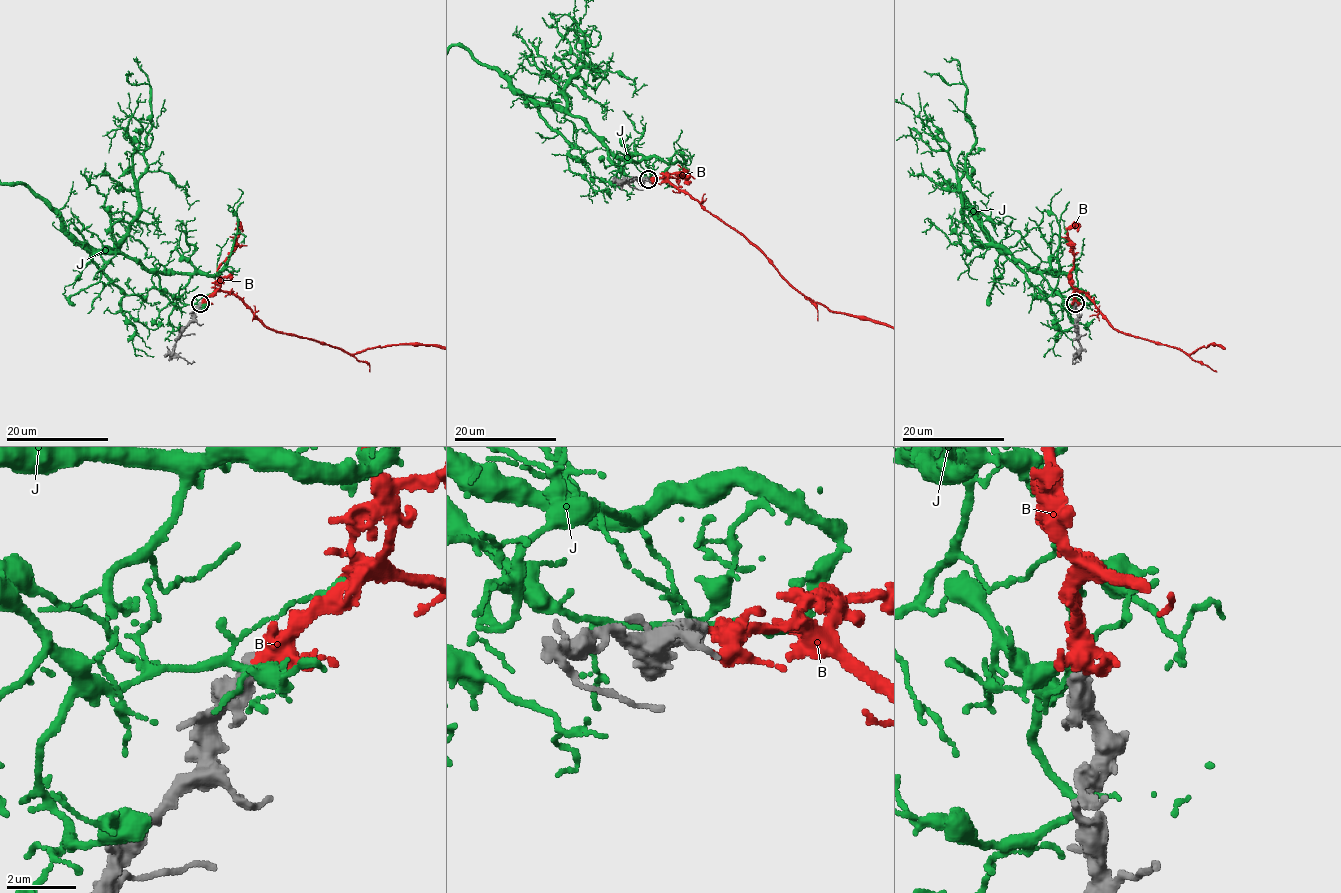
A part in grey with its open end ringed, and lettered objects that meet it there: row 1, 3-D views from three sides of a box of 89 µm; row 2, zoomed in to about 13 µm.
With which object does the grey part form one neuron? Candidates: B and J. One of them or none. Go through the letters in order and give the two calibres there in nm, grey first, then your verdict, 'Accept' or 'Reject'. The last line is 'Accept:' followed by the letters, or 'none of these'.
B: Thickness 460 nm (grey) against 280 nm. Accept
J: Thickness 440 nm (grey) against 190 nm. Reject
Accept: B

